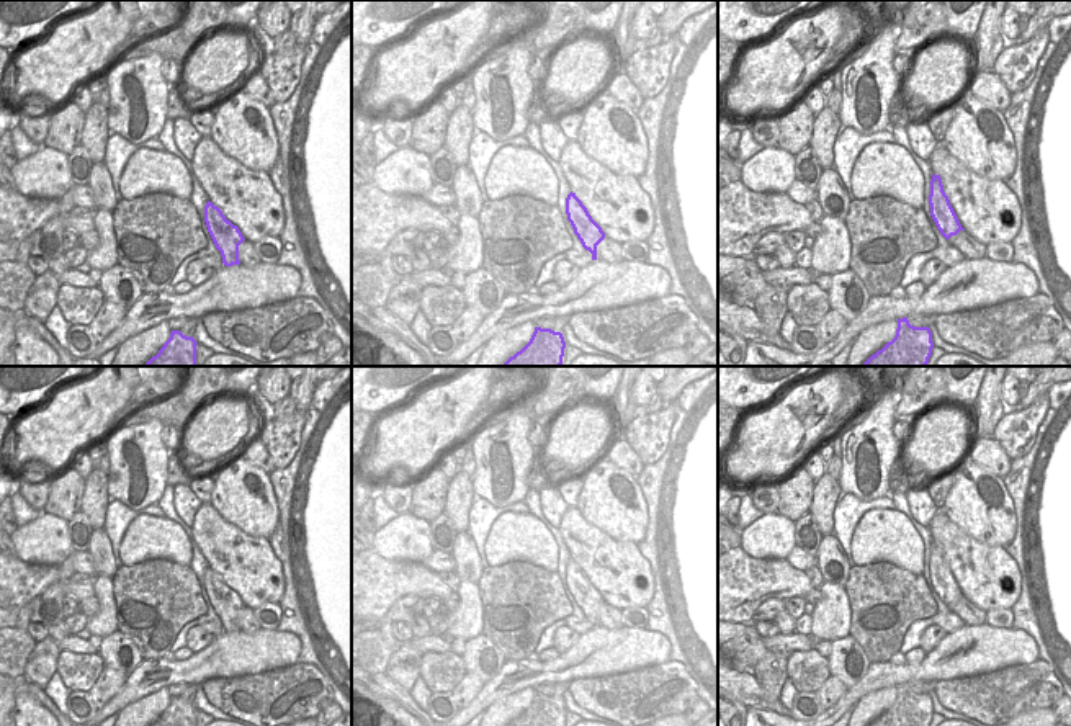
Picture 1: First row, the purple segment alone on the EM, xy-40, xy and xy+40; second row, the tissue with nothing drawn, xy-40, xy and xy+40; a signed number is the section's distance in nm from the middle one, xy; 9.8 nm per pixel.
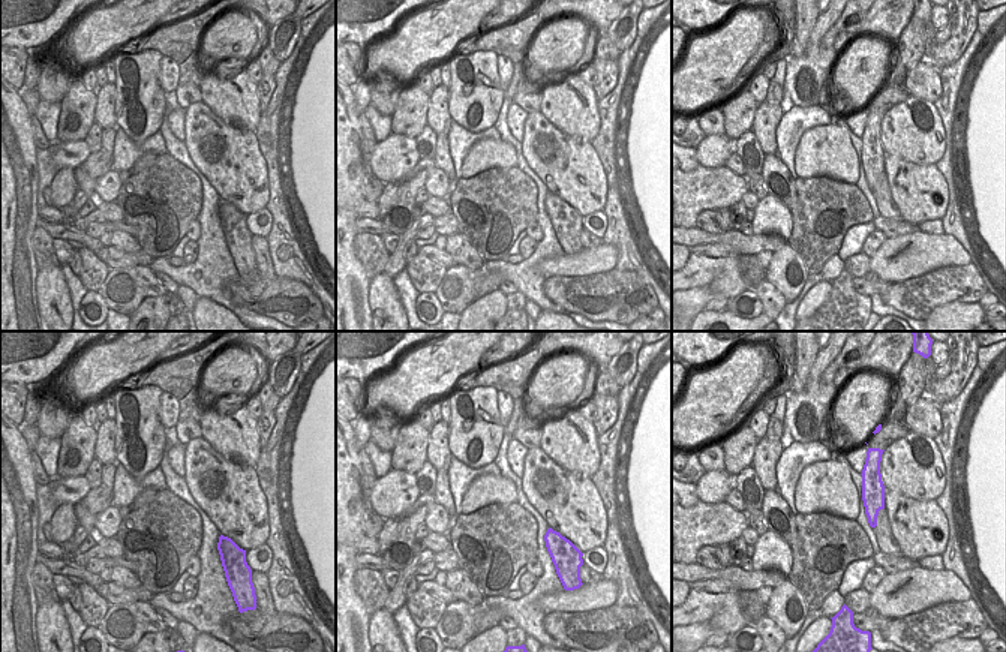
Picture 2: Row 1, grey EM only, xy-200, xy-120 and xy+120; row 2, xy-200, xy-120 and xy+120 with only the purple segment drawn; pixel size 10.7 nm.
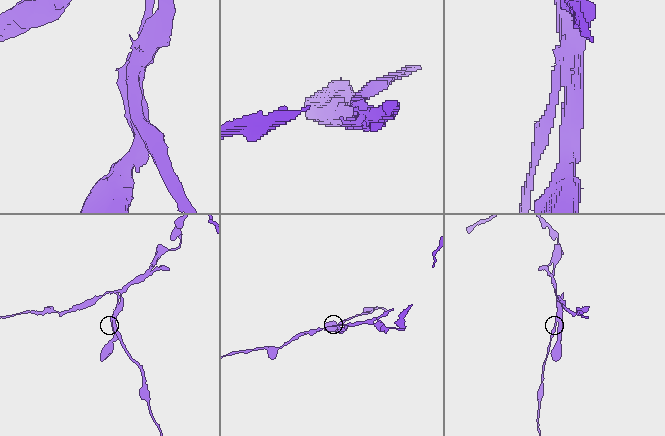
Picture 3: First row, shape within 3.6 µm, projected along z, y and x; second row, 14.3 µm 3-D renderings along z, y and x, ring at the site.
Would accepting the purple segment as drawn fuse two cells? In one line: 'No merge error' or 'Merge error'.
Merge error.

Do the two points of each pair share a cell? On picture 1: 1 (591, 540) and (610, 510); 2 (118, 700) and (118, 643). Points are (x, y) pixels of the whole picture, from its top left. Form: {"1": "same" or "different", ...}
{"1": "different", "2": "different"}

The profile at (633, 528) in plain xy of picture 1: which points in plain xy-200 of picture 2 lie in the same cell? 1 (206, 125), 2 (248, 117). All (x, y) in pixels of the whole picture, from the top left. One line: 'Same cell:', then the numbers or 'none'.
Same cell: 2

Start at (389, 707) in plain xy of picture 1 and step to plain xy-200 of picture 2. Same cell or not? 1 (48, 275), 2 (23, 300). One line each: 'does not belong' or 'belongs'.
1: belongs
2: does not belong

